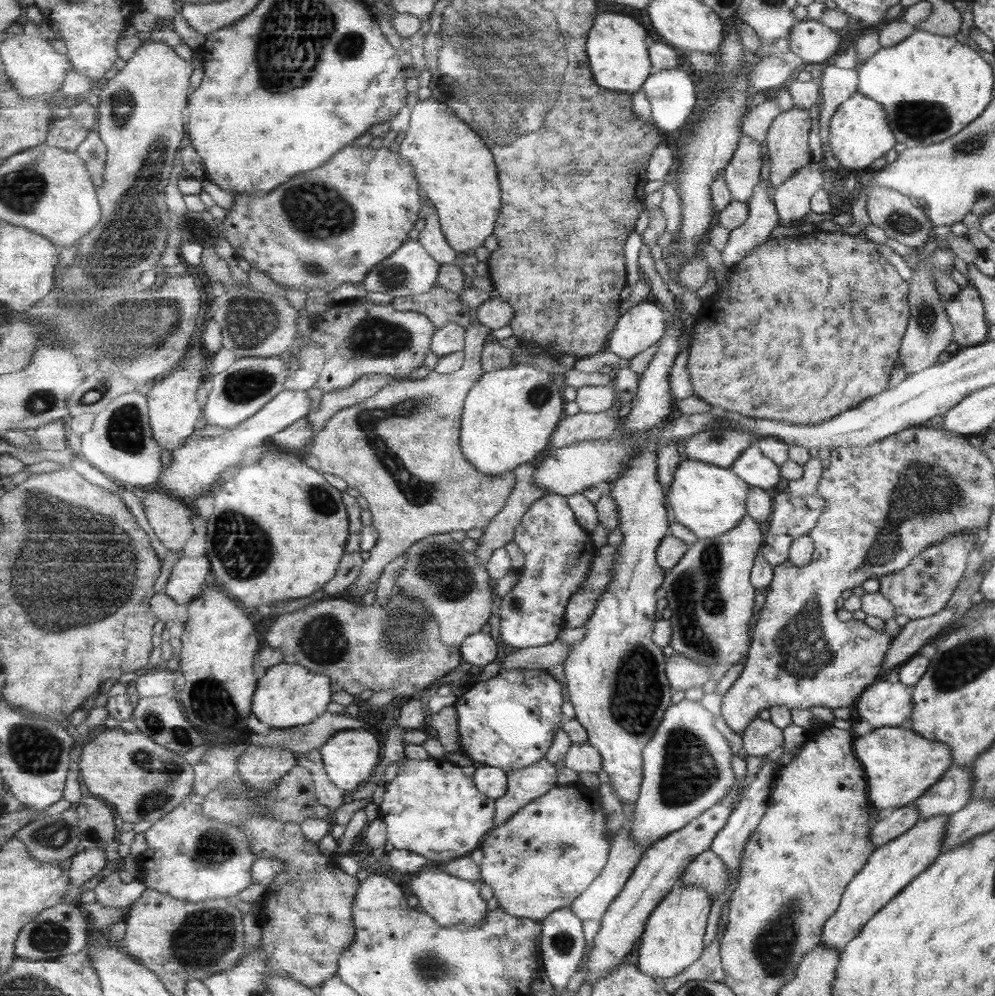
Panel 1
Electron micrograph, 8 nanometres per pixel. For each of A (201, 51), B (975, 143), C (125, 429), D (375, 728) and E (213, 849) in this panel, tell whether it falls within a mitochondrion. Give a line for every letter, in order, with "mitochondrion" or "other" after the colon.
A: other
B: mitochondrion
C: mitochondrion
D: other
E: mitochondrion

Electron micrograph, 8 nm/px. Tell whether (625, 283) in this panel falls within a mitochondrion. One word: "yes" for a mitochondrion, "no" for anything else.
no

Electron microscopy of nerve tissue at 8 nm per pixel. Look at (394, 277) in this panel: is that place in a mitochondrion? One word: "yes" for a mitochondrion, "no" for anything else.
yes

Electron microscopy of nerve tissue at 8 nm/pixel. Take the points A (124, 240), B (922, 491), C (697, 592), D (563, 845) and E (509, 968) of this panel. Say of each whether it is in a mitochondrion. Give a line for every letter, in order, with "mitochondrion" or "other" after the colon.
A: mitochondrion
B: mitochondrion
C: mitochondrion
D: mitochondrion
E: other

